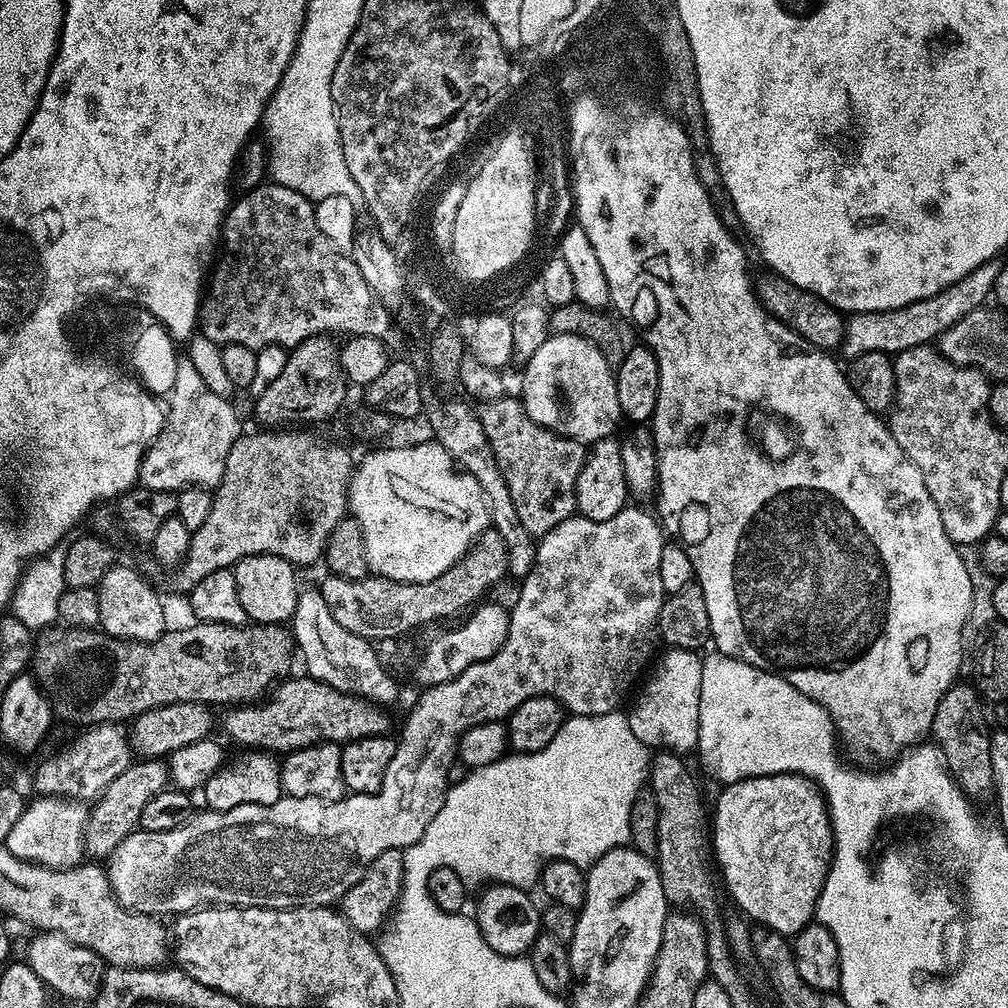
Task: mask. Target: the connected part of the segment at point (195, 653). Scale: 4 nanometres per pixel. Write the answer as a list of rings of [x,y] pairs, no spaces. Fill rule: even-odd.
[[[192,622],[189,628],[180,628],[177,632],[165,631],[163,636],[158,637],[149,644],[138,644],[133,640],[119,640],[113,636],[107,636],[102,630],[91,628],[68,628],[61,636],[52,636],[49,640],[37,639],[36,651],[32,654],[31,667],[34,674],[43,684],[43,687],[50,693],[54,701],[55,711],[64,720],[73,720],[79,726],[91,726],[93,724],[106,724],[109,722],[131,722],[136,717],[141,716],[146,710],[161,708],[167,704],[224,704],[223,706],[239,706],[245,703],[243,684],[248,684],[248,688],[253,692],[253,697],[260,698],[273,687],[274,682],[289,675],[288,667],[294,660],[294,641],[287,627],[278,624],[265,624],[263,626],[226,626],[225,624],[205,624],[203,622]]]

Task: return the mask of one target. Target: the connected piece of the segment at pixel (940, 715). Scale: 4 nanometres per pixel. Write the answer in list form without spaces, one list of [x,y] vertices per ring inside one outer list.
[[[957,682],[942,694],[942,702],[938,702],[938,710],[934,710],[934,722],[930,733],[936,747],[942,750],[942,754],[948,763],[948,769],[952,771],[952,777],[969,795],[975,796],[978,792],[984,792],[993,787],[992,779],[992,737],[988,720],[984,717],[985,701],[981,700],[979,692],[968,682]]]

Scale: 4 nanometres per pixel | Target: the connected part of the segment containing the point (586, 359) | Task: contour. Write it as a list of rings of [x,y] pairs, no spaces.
[[[552,334],[541,348],[523,365],[524,381],[520,384],[519,395],[524,402],[526,414],[538,422],[538,426],[546,426],[559,436],[568,436],[582,445],[591,446],[599,440],[607,440],[613,435],[616,423],[621,423],[618,406],[618,390],[616,374],[606,362],[602,350],[581,336],[574,334]]]

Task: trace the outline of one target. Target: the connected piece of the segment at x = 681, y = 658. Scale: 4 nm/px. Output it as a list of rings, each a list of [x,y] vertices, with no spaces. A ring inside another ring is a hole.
[[[668,648],[664,652],[627,717],[634,736],[645,746],[688,754],[699,745],[700,739],[697,716],[703,659],[694,650]]]

